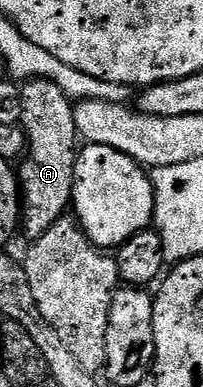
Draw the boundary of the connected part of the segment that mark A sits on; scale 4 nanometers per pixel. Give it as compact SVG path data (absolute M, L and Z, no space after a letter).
M27 80L21 85L22 118L20 127L26 133L26 151L16 175L20 185L20 228L27 241L34 241L59 217L67 215L74 199L74 171L80 151L74 104L54 80Z

